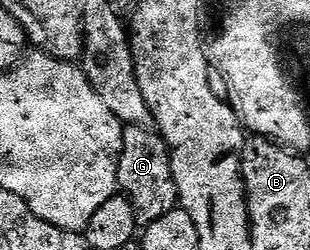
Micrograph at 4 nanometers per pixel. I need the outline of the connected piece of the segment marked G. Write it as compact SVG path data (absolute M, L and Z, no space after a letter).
M127 125L122 131L122 150L118 156L118 189L130 200L139 226L164 219L179 208L176 179L170 166L170 149L162 134L145 125Z

